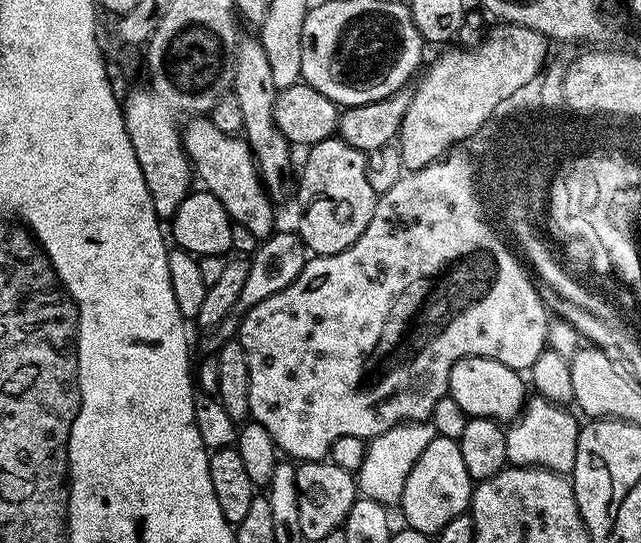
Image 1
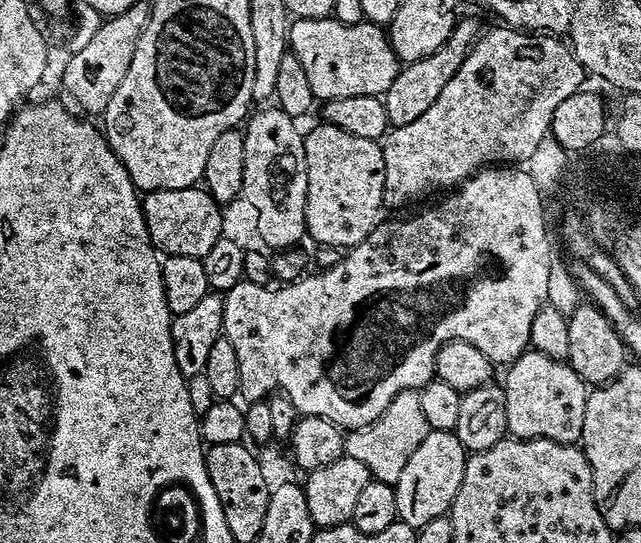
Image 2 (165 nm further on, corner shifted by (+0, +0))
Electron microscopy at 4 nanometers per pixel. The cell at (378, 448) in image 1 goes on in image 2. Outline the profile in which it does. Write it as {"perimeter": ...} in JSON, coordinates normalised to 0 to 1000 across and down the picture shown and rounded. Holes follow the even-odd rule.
{"perimeter":[[[654,720],[629,722],[615,733],[615,740],[608,740],[608,748],[602,748],[599,761],[582,781],[551,788],[537,803],[537,838],[559,843],[559,851],[571,851],[571,866],[577,866],[580,882],[616,895],[640,836],[652,829],[652,820],[669,792],[665,770],[658,764]]]}

